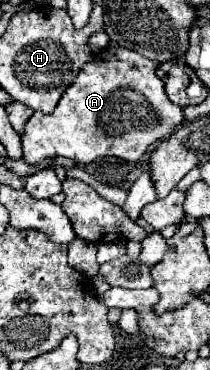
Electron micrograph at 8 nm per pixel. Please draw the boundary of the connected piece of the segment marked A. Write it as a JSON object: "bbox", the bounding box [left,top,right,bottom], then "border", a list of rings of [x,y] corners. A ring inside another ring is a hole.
{"bbox":[23,47,183,163],"border":[[[105,47],[93,55],[95,61],[87,63],[77,79],[67,87],[63,99],[57,103],[51,115],[35,111],[25,125],[23,133],[23,159],[27,163],[39,163],[49,157],[69,157],[79,163],[91,163],[99,157],[119,157],[125,161],[139,161],[153,143],[167,139],[183,121],[183,109],[173,105],[163,89],[163,81],[155,75],[157,63],[129,51],[125,47]]]}

